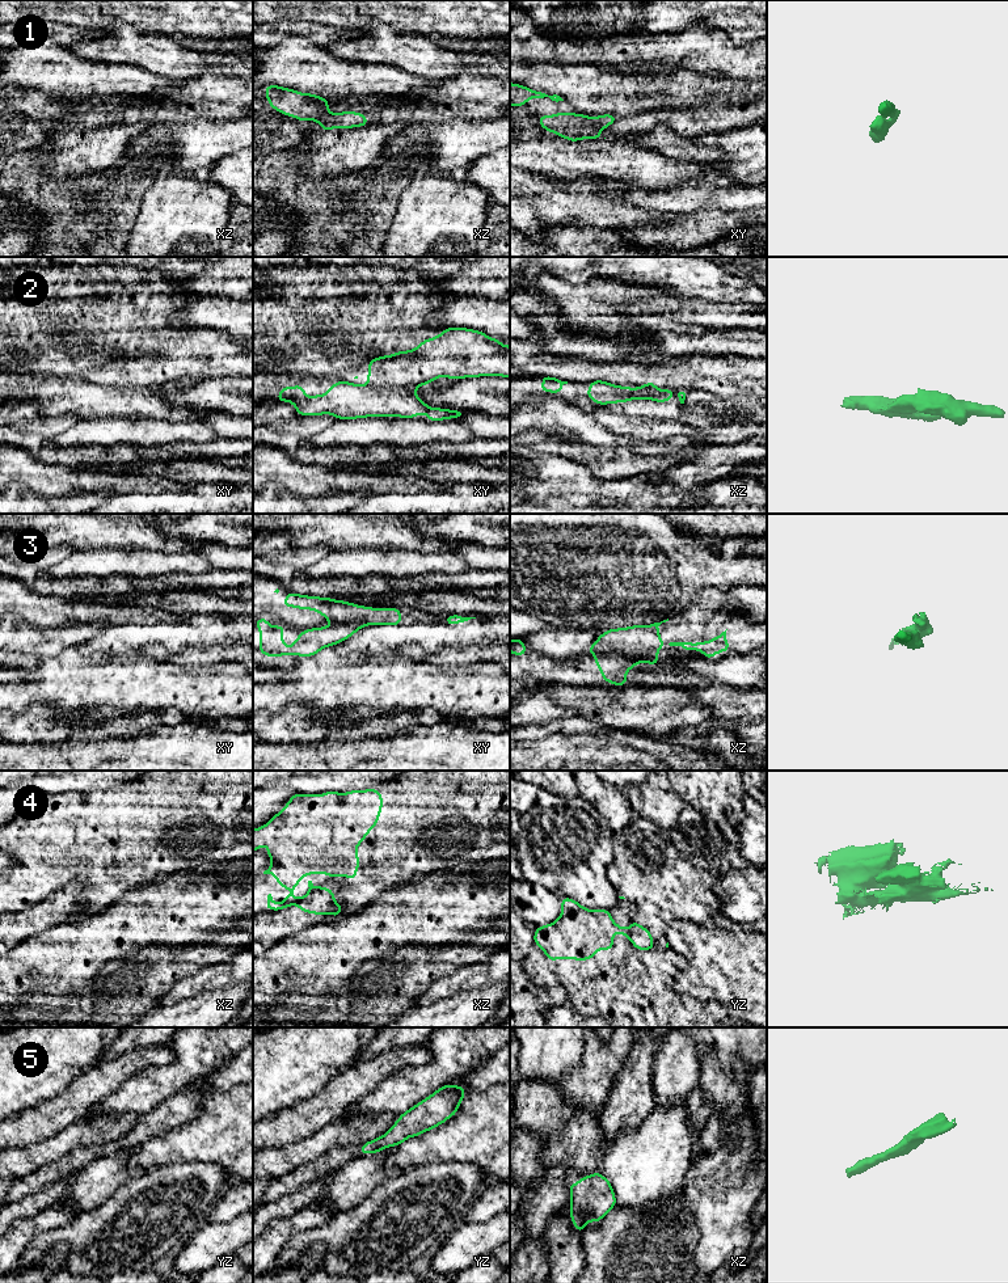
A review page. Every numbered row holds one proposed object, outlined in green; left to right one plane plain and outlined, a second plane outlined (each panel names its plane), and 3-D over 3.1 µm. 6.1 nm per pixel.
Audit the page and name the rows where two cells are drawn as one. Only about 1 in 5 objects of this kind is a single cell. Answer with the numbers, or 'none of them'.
2, 3, 4

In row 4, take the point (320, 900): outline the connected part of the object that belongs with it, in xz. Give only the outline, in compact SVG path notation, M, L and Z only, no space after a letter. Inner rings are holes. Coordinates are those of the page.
M320 886L294 904L298 906L300 911L315 915L332 913L337 919L342 912L342 904L337 904L334 896L336 894L330 889Z

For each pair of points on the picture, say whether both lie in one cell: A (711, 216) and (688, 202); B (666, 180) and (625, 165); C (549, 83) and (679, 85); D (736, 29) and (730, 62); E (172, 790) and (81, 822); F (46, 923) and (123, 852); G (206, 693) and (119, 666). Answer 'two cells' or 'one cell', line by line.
A: two cells
B: one cell
C: one cell
D: two cells
E: one cell
F: two cells
G: one cell

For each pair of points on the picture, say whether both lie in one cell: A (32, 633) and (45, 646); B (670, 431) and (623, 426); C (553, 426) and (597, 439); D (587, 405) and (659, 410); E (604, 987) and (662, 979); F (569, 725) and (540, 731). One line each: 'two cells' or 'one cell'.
A: one cell
B: one cell
C: one cell
D: one cell
E: one cell
F: one cell

